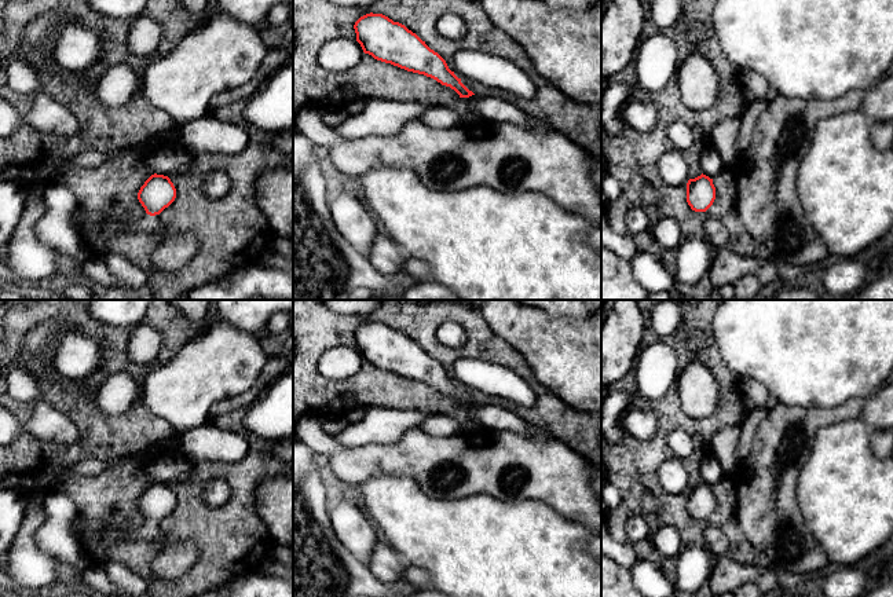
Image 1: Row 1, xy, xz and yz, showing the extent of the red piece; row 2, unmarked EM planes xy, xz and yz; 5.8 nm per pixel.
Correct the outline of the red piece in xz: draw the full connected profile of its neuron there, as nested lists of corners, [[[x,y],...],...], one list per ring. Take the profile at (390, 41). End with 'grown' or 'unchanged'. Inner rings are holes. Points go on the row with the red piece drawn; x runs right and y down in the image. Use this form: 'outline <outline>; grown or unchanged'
outline [[[366,14],[354,25],[365,54],[407,72],[424,74],[454,89],[460,98],[475,95],[451,72],[446,61],[405,25],[383,14]]]; unchanged

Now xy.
outline [[[151,175],[138,193],[138,199],[144,208],[146,213],[142,219],[132,224],[121,224],[116,219],[107,219],[105,221],[105,228],[109,232],[116,230],[132,230],[132,231],[158,231],[164,226],[155,215],[160,215],[165,208],[168,208],[176,198],[176,188],[171,179],[164,175]]]; grown

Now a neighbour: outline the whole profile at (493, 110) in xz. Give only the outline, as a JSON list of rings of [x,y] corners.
[[[472,95],[469,98],[460,98],[460,100],[476,110],[482,120],[488,124],[515,124],[519,127],[538,129],[541,132],[555,131],[546,121],[539,120],[498,98],[480,98],[477,95]]]

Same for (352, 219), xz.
[[[340,191],[329,202],[329,210],[338,232],[359,253],[367,256],[381,227],[362,198],[349,191]]]

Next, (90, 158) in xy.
[[[87,150],[76,154],[72,162],[84,168],[95,168],[107,162],[107,154],[98,150]]]

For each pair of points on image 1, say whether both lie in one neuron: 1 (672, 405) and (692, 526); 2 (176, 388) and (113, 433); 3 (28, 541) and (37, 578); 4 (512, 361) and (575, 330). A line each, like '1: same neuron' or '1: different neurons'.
1: same neuron
2: different neurons
3: same neuron
4: different neurons

